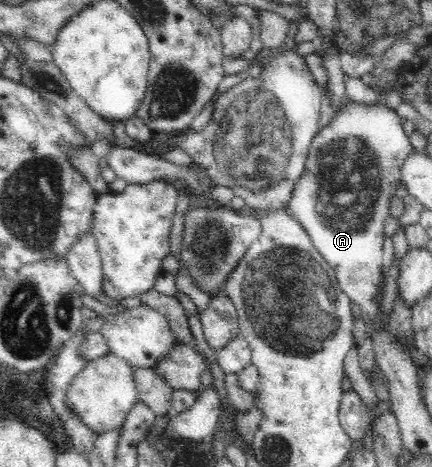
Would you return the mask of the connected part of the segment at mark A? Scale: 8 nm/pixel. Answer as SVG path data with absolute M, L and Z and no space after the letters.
M349 100L345 108L339 110L339 114L333 118L333 122L315 134L304 172L299 177L299 182L295 184L291 200L284 208L287 216L301 225L311 239L312 245L336 272L340 291L360 308L360 319L367 326L375 326L375 322L381 318L383 308L381 300L385 272L381 262L386 234L382 222L390 215L389 203L400 187L400 162L409 152L413 152L400 119L395 111L384 105L368 106Z

